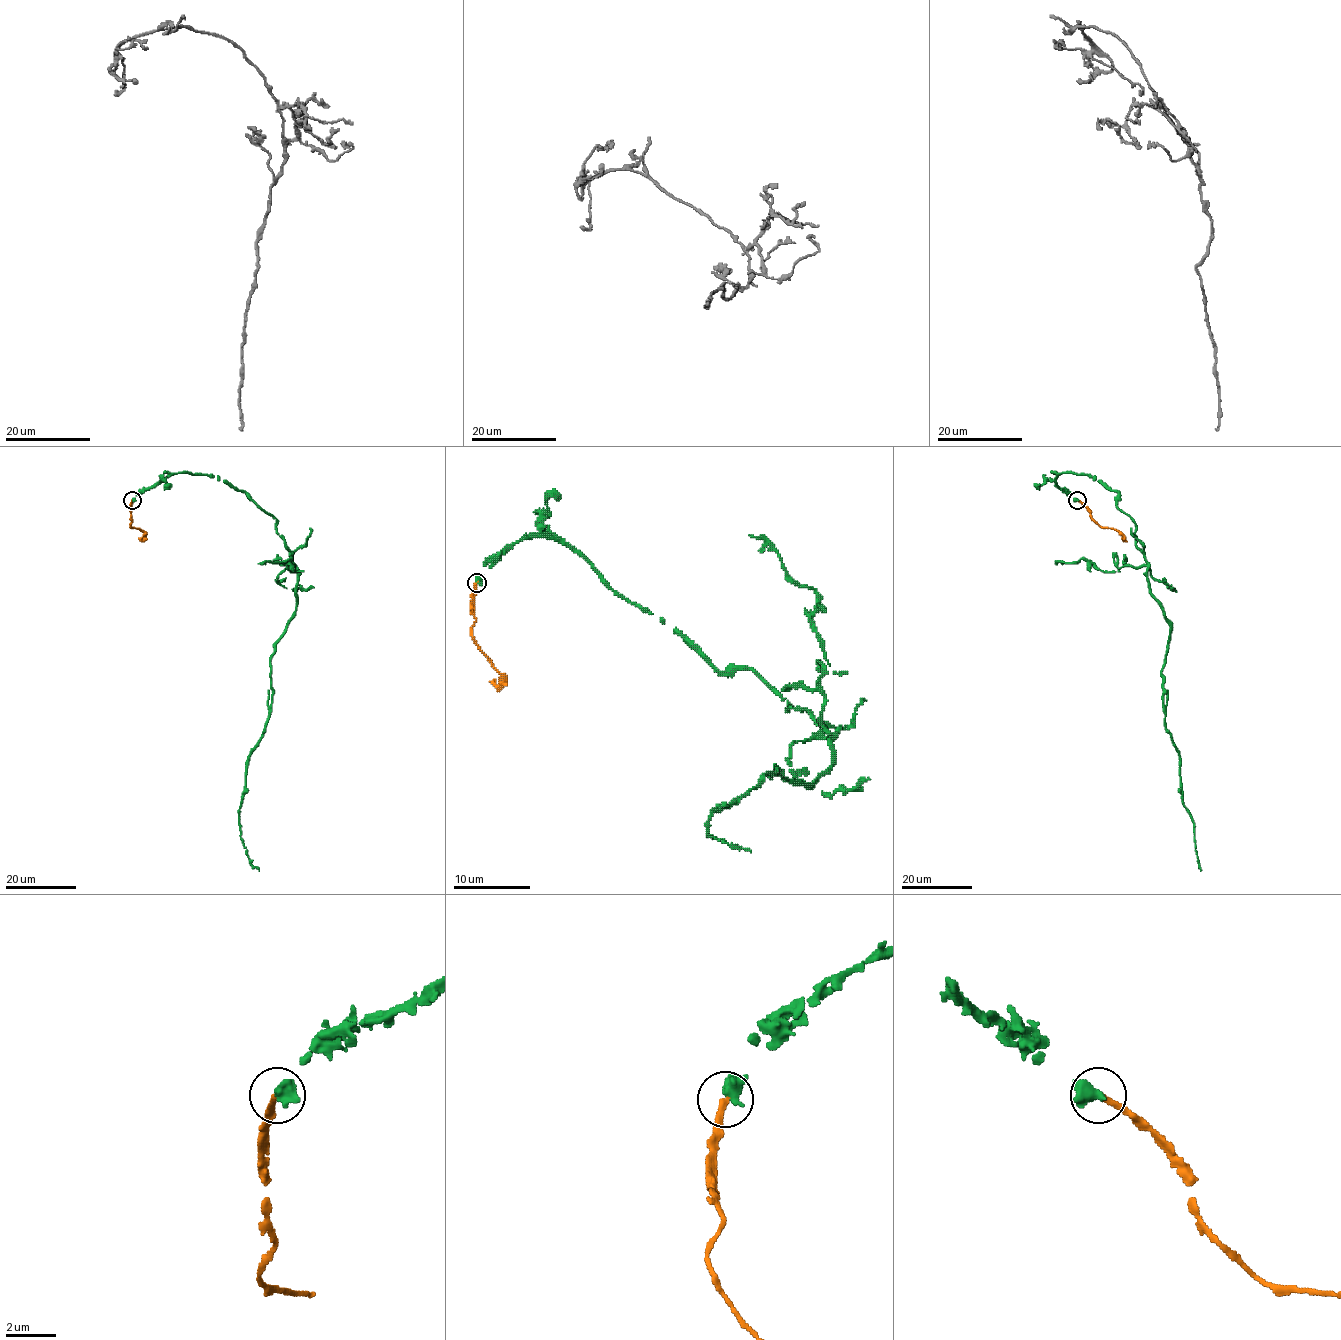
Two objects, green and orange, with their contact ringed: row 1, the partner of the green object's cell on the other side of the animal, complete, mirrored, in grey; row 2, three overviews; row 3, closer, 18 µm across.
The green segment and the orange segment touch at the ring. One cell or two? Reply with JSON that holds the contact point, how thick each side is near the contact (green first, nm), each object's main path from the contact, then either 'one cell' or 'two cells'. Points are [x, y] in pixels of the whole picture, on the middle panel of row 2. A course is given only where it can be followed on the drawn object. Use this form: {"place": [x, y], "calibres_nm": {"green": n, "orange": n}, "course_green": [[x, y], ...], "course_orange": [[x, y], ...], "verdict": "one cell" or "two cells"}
{"place": [476, 583], "calibres_nm": {"green": 600, "orange": 240}, "course_green": [[476, 581], [553, 537], [833, 735], [812, 785], [776, 766], [712, 814], [710, 837], [751, 850]], "course_orange": [[476, 583], [472, 604], [476, 620], [472, 631], [474, 643], [501, 675], [501, 687], [497, 691]], "verdict": "one cell"}

